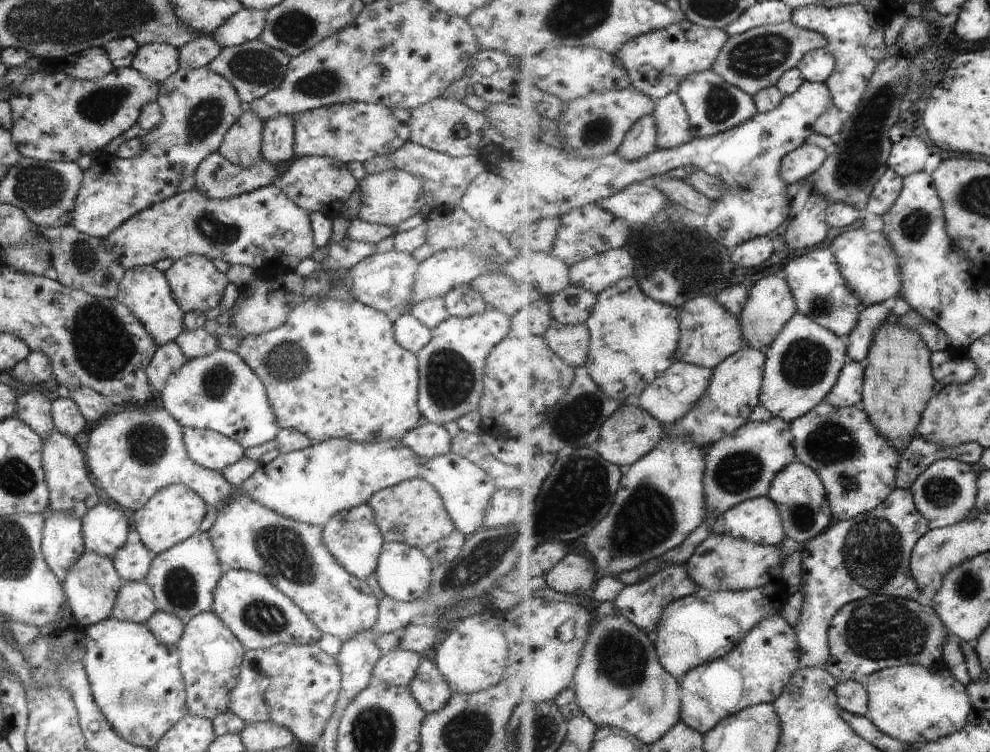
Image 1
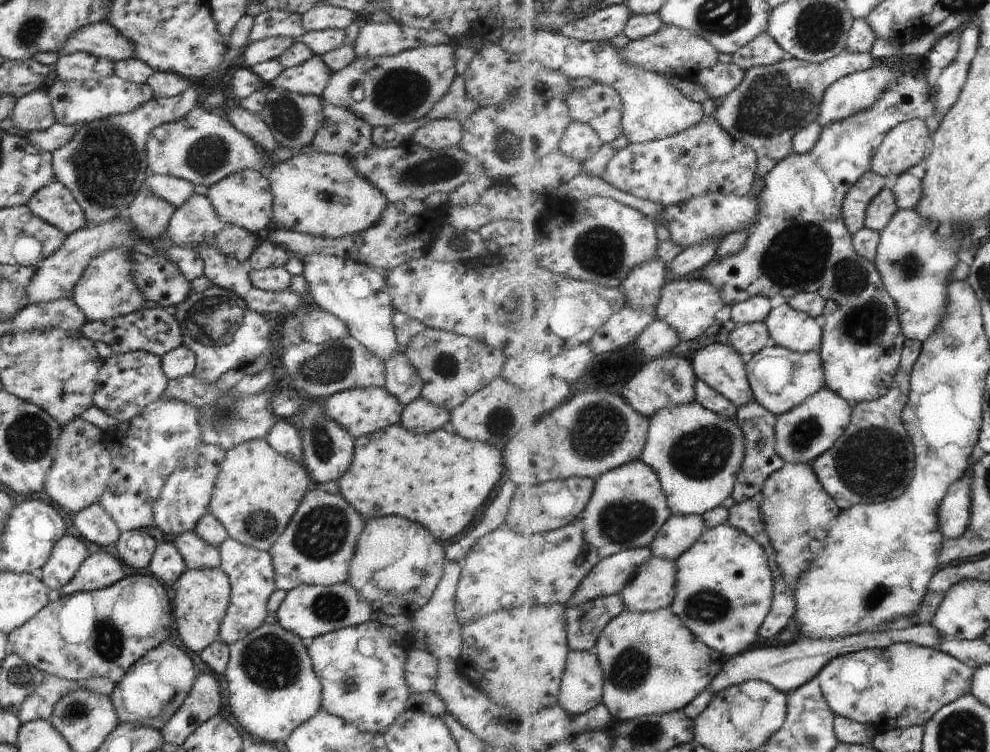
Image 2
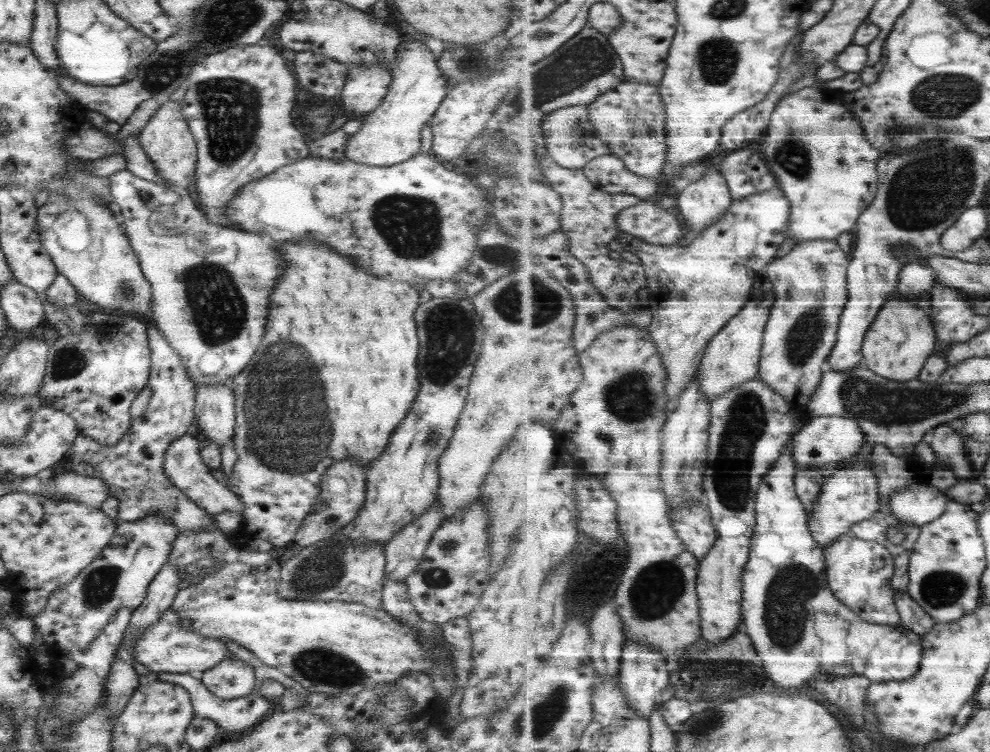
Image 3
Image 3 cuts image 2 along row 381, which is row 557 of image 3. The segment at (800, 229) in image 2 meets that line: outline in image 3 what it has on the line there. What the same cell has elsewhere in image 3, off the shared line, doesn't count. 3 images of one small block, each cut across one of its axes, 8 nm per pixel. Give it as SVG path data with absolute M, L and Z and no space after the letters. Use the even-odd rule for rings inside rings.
M851 533L824 548L831 590L839 600L855 611L864 621L873 624L900 624L902 622L895 600L894 554L879 542L862 540Z

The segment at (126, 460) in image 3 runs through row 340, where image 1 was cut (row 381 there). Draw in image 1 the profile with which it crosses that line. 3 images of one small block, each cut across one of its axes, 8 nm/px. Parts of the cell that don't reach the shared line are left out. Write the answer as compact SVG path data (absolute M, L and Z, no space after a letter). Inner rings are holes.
M173 341L156 349L144 370L147 382L155 395L163 390L167 377L179 370L186 361L185 356Z

